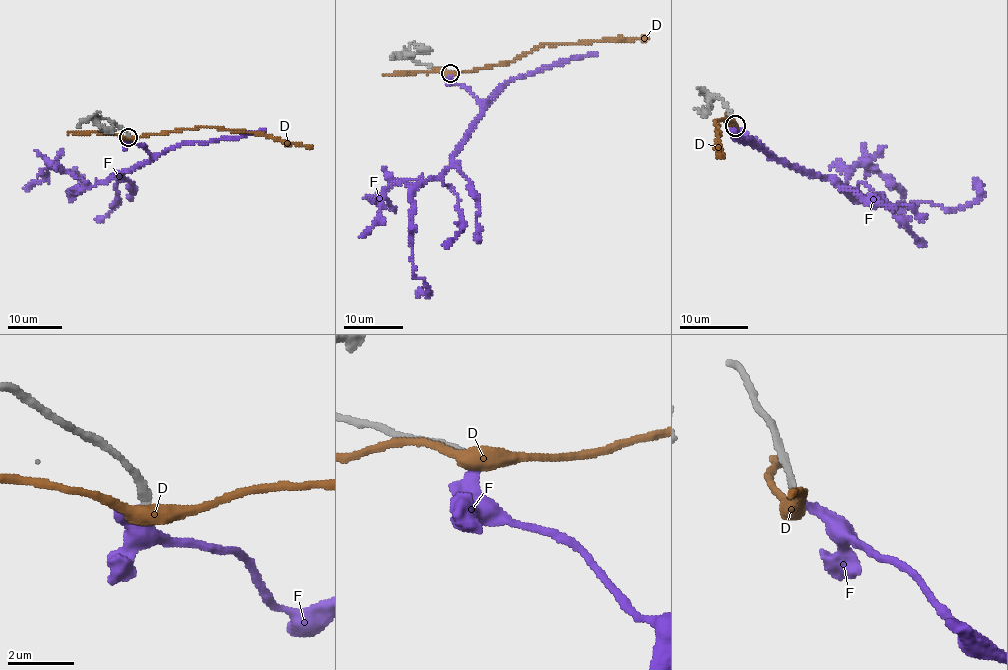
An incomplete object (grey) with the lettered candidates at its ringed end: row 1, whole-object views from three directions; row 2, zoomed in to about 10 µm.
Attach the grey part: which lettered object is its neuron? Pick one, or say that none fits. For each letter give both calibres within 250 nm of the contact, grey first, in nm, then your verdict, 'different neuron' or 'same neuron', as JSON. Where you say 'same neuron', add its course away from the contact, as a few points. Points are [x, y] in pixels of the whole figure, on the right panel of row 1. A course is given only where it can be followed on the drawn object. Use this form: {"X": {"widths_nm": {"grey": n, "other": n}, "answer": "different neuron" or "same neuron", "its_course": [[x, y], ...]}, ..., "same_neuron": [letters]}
{"D": {"widths_nm": {"grey": 220, "other": 480}, "answer": "different neuron"}, "F": {"widths_nm": {"grey": 220, "other": 300}, "answer": "same neuron", "its_course": [[735, 126], [771, 156], [832, 176], [859, 199], [932, 202], [956, 209], [973, 201], [980, 180]]}, "same_neuron": ["F"]}

